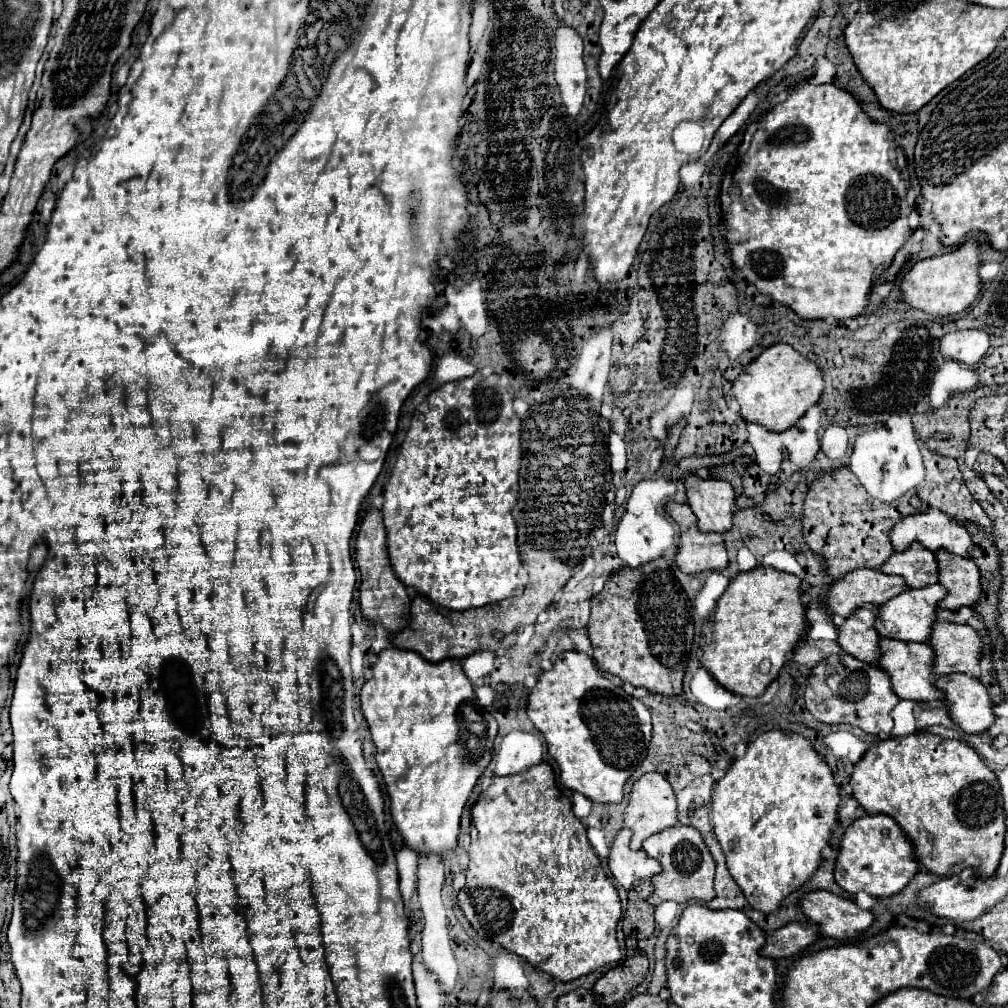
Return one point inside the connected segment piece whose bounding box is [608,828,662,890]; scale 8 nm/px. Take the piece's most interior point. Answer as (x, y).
(627, 866)

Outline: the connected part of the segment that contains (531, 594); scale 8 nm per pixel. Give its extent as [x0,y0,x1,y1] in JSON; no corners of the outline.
[392,396,618,662]

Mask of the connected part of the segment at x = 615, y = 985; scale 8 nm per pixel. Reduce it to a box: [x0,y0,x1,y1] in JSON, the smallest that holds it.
[592,938,648,1004]

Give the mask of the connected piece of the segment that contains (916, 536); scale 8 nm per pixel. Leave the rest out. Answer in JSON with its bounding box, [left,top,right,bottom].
[892,508,974,558]

